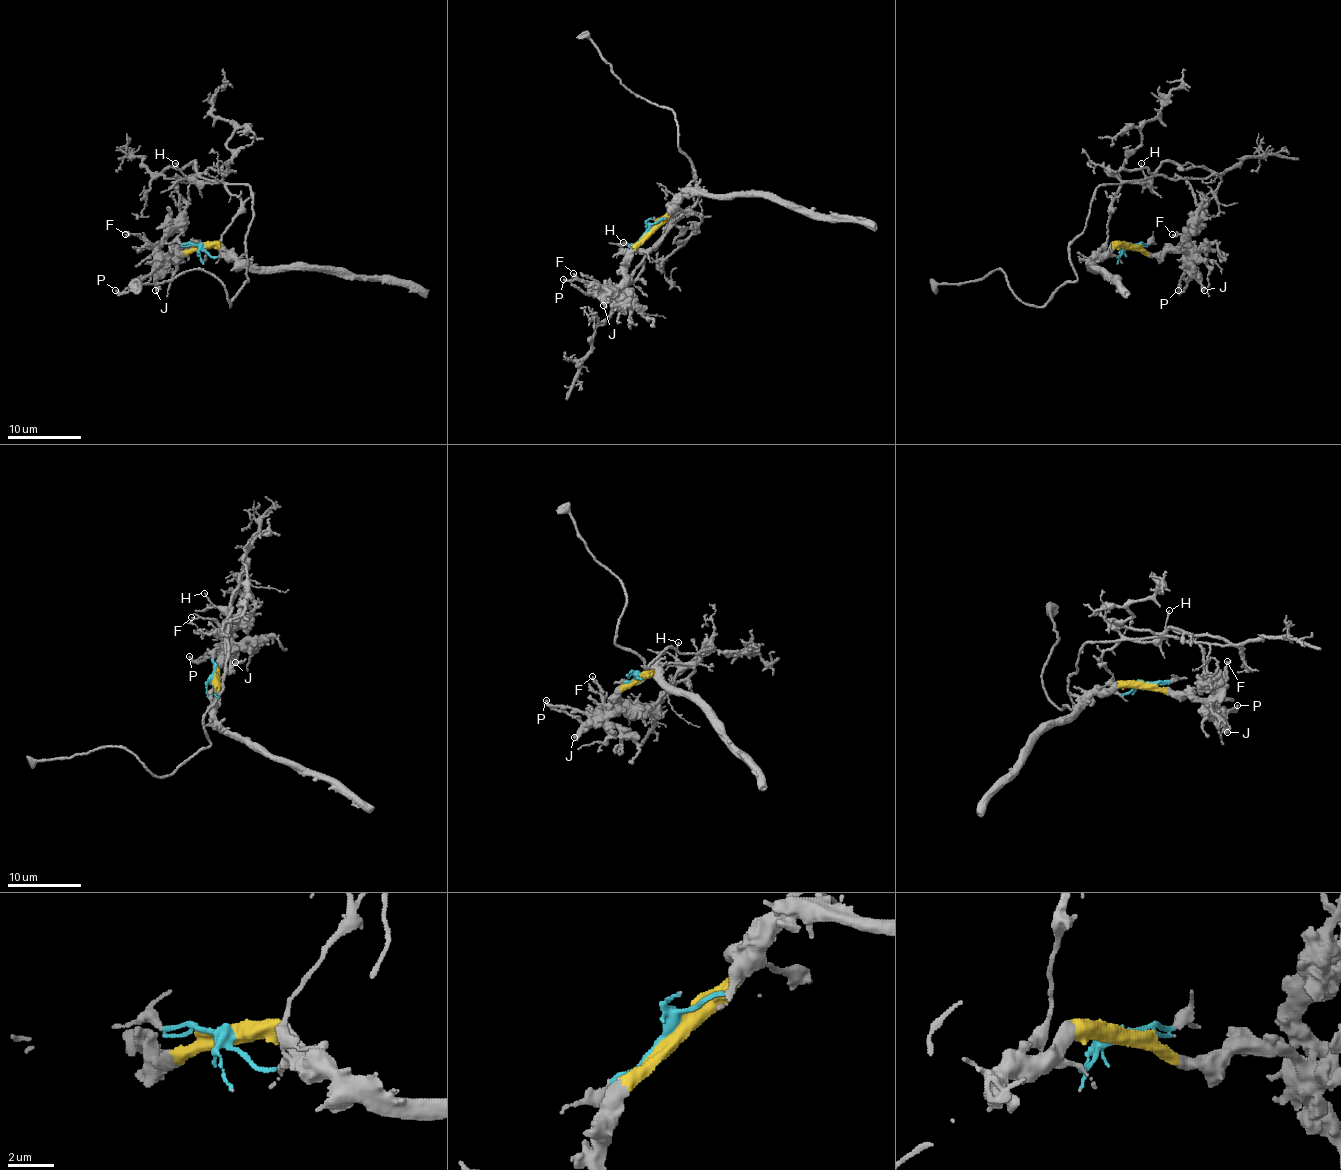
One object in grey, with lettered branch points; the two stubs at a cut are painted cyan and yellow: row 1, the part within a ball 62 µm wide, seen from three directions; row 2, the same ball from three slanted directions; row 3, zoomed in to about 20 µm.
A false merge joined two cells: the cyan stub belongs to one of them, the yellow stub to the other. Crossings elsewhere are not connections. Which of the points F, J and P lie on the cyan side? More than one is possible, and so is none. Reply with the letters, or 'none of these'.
none of these

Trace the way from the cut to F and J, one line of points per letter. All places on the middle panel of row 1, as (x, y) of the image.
F: (648, 230), (648, 238), (631, 254), (626, 276), (615, 286), (589, 289), (572, 273)
J: (648, 230), (648, 238), (631, 254), (624, 284), (604, 304)

